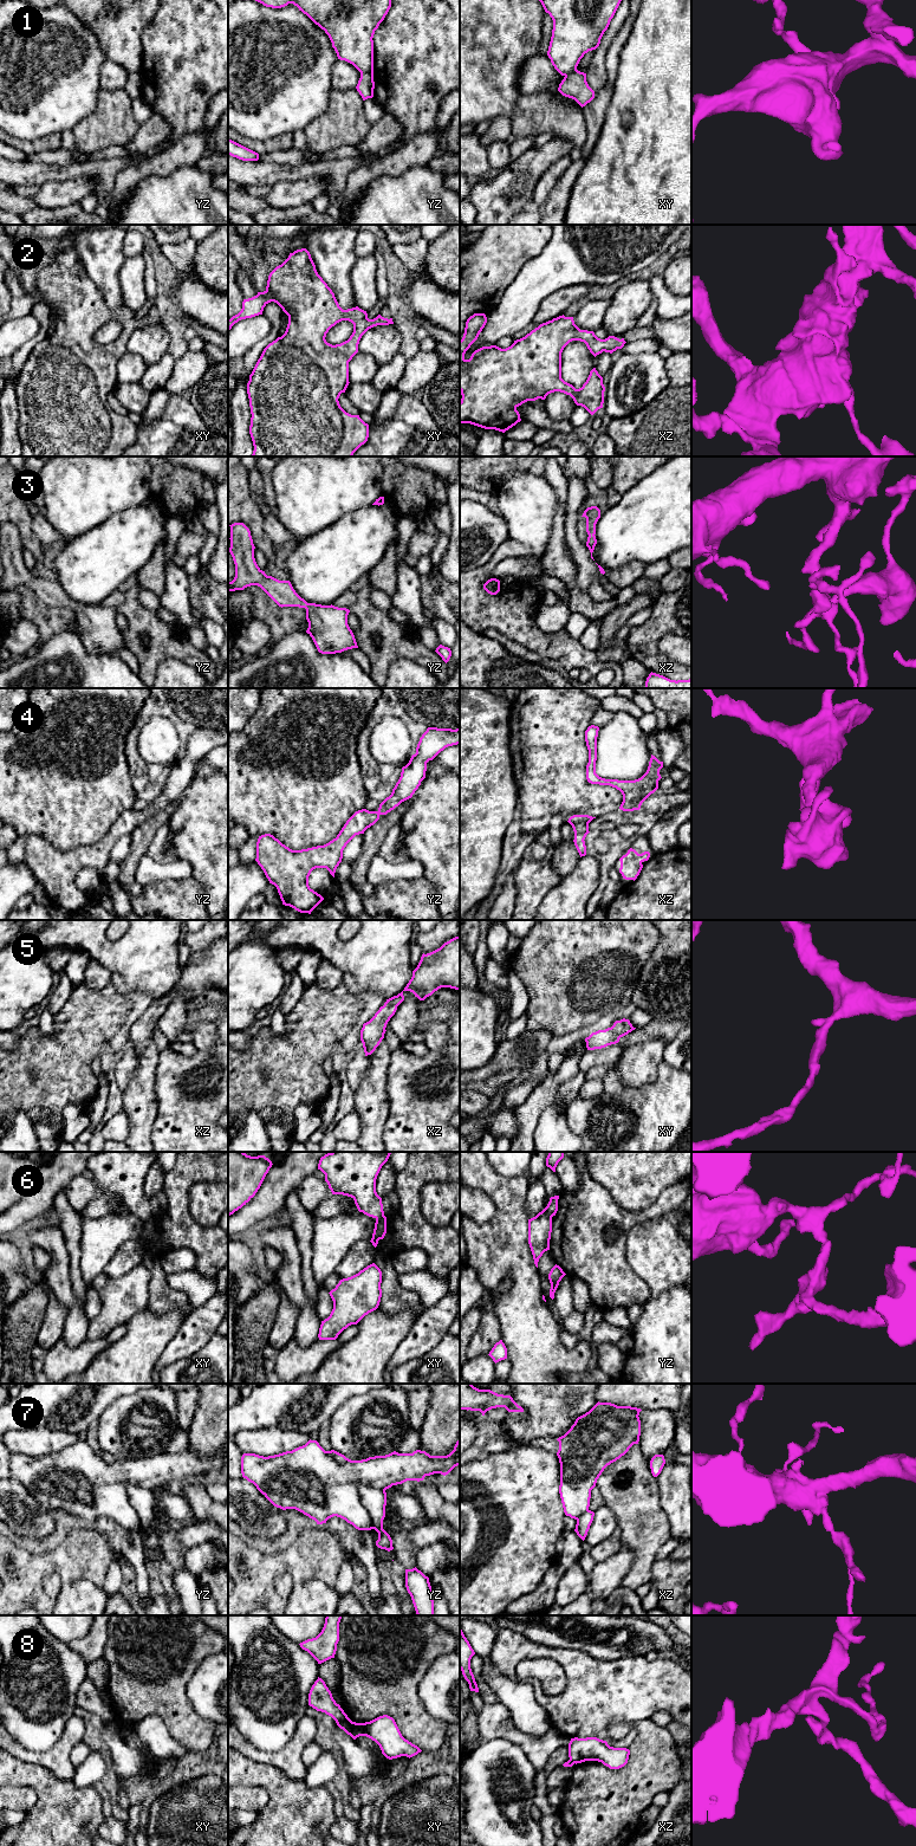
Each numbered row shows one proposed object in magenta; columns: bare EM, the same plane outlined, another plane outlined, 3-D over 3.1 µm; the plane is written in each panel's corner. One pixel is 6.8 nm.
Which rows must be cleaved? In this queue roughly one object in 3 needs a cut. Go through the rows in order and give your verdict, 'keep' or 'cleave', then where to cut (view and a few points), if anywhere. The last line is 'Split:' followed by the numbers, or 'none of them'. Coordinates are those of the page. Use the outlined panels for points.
1: cleave; cut yz (372, 71), (361, 73)
2: keep; cut none
3: keep; cut none
4: keep; cut none
5: keep; cut none
6: cleave; cut yz (541, 1211), (551, 1217)
7: cleave; cut yz (359, 1483), (358, 1496), (369, 1514), (372, 1528)
8: cleave; cut xy (345, 1714), (337, 1724)
Split: 1, 6, 7, 8

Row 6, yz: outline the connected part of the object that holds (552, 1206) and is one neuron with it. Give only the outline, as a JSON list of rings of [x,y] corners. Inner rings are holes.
[[[554,1196],[554,1197],[550,1198],[547,1206],[543,1210],[543,1212],[546,1216],[548,1216],[548,1217],[556,1216],[556,1213],[558,1211],[558,1199],[559,1199],[559,1196]]]

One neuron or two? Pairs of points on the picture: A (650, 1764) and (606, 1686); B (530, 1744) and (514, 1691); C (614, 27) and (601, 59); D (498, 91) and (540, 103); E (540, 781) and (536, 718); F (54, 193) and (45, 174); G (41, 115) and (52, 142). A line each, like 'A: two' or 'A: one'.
A: two
B: two
C: one
D: two
E: one
F: two
G: two

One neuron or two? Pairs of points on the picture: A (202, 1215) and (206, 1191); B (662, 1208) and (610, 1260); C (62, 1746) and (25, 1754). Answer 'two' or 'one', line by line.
A: one
B: one
C: one

